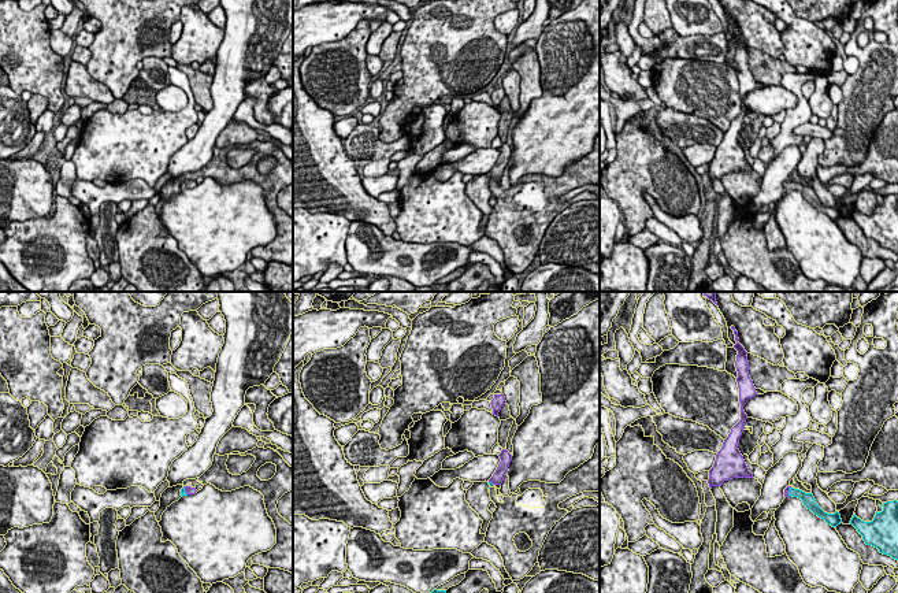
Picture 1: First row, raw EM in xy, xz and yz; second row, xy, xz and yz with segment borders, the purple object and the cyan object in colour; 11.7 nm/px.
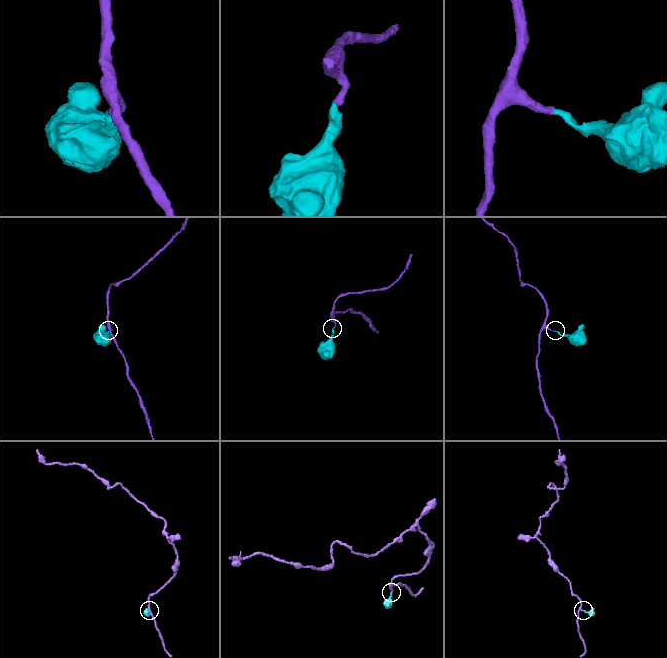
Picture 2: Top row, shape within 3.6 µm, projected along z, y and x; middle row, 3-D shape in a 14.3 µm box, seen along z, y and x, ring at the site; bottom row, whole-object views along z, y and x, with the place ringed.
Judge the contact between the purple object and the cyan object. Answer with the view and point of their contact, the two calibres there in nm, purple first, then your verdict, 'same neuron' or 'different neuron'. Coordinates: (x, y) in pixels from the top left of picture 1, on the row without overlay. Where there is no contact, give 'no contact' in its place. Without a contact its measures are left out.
meets purple in yz at (789, 184); 60 nm thick on the purple side, 140 nm on the other; same neuron

